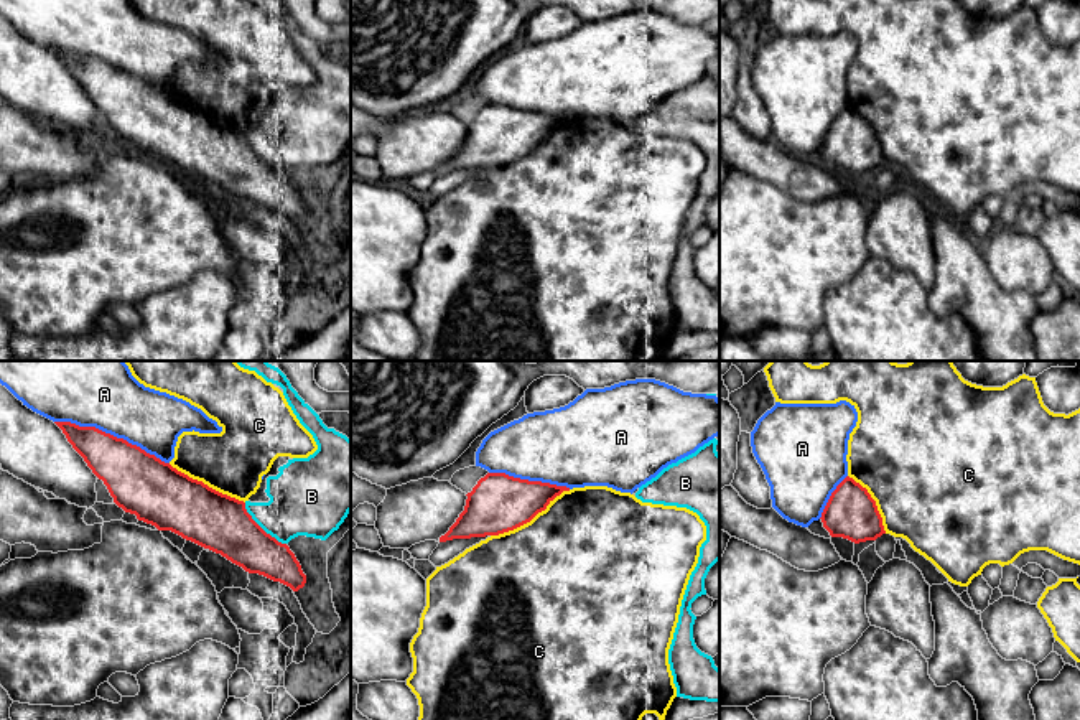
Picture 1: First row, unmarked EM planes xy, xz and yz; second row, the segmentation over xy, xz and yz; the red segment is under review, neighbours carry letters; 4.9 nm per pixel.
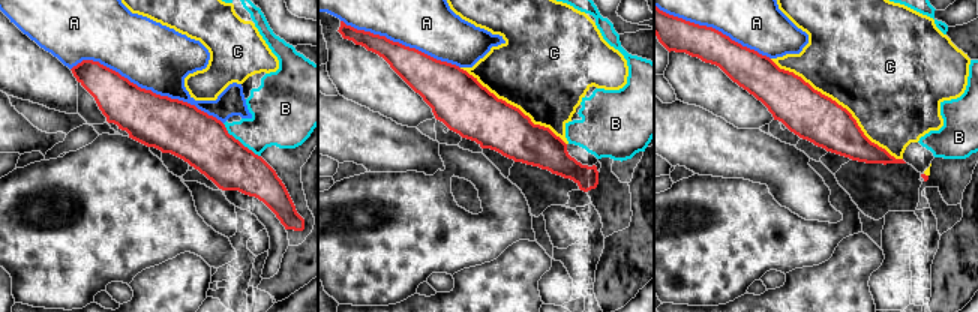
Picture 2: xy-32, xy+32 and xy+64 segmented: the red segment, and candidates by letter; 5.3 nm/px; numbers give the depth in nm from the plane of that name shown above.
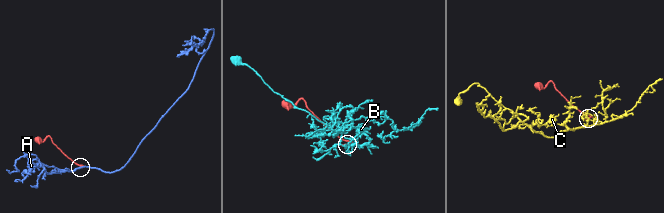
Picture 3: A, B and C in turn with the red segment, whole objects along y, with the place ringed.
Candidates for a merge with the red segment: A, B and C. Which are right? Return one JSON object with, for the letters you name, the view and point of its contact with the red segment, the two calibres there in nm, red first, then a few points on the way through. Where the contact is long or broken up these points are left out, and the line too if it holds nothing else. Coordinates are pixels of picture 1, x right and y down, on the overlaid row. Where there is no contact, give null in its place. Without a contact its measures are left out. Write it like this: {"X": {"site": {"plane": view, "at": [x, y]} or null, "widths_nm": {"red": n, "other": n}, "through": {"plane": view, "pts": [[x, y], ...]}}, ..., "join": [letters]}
{"A": {"site": {"plane": "xy", "at": [112, 435]}, "widths_nm": {"red": 280, "other": 380}}, "join": ["A"]}

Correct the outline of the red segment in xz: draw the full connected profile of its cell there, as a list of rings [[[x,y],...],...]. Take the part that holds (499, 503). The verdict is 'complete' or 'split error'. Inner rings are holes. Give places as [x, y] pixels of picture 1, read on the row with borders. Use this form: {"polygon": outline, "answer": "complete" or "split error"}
{"polygon": [[[635,379],[604,389],[586,389],[565,407],[527,414],[491,432],[476,451],[476,466],[489,473],[468,493],[464,511],[440,542],[499,535],[530,522],[563,491],[584,486],[608,486],[634,493],[663,468],[695,453],[719,435],[719,399],[683,392],[655,379]]], "answer": "split error"}

